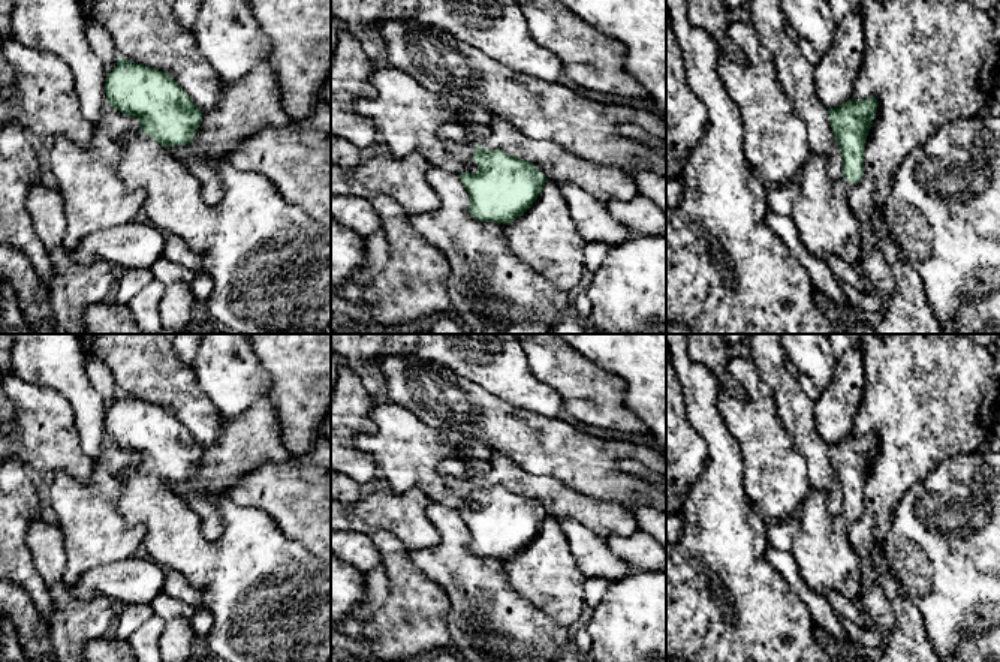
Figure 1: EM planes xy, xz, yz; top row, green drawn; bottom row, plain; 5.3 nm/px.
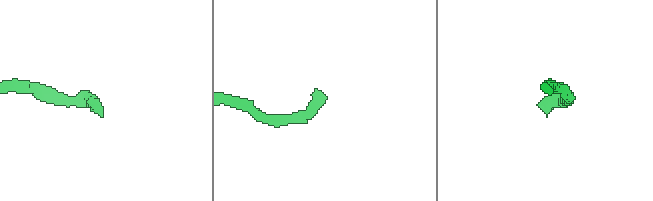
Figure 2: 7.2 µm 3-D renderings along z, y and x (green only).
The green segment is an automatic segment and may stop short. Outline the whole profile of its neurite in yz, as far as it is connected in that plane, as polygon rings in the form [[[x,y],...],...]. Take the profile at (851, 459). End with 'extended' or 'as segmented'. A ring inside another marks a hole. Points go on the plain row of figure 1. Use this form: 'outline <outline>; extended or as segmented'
outline [[[874,431],[864,436],[849,434],[838,443],[828,443],[829,458],[843,493],[843,511],[832,514],[828,508],[829,493],[813,488],[798,511],[799,532],[793,539],[792,554],[805,584],[826,598],[829,592],[838,592],[847,599],[861,601],[862,571],[859,556],[847,536],[849,523],[858,520],[864,509],[864,484],[871,464],[879,437]]]; extended

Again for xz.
outline [[[445,478],[446,487],[461,497],[475,496],[478,506],[475,509],[463,508],[460,515],[470,533],[470,550],[481,557],[496,557],[509,560],[521,553],[537,535],[542,527],[546,511],[531,497],[524,497],[515,491],[504,490],[500,485],[485,485],[481,479]]]; extended

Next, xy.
outline [[[118,392],[117,401],[106,412],[105,428],[108,439],[124,451],[136,452],[142,466],[129,467],[123,473],[120,514],[127,524],[144,527],[142,544],[163,571],[180,572],[201,593],[214,617],[207,638],[213,659],[217,662],[329,662],[331,566],[301,544],[287,539],[266,512],[240,506],[228,496],[211,497],[220,517],[222,535],[217,541],[207,539],[201,514],[186,497],[166,485],[169,481],[189,479],[202,457],[202,446],[171,410]]]; extended

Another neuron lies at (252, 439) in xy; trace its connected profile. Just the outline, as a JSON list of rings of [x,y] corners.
[[[265,395],[234,419],[222,416],[220,434],[213,445],[202,448],[195,473],[186,481],[169,481],[166,485],[186,497],[201,514],[205,538],[217,541],[222,527],[211,499],[228,496],[228,490],[256,467],[290,457],[281,440],[275,407]]]

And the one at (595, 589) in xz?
[[[587,578],[584,586],[584,602],[593,610],[602,602],[611,581],[603,578]]]

